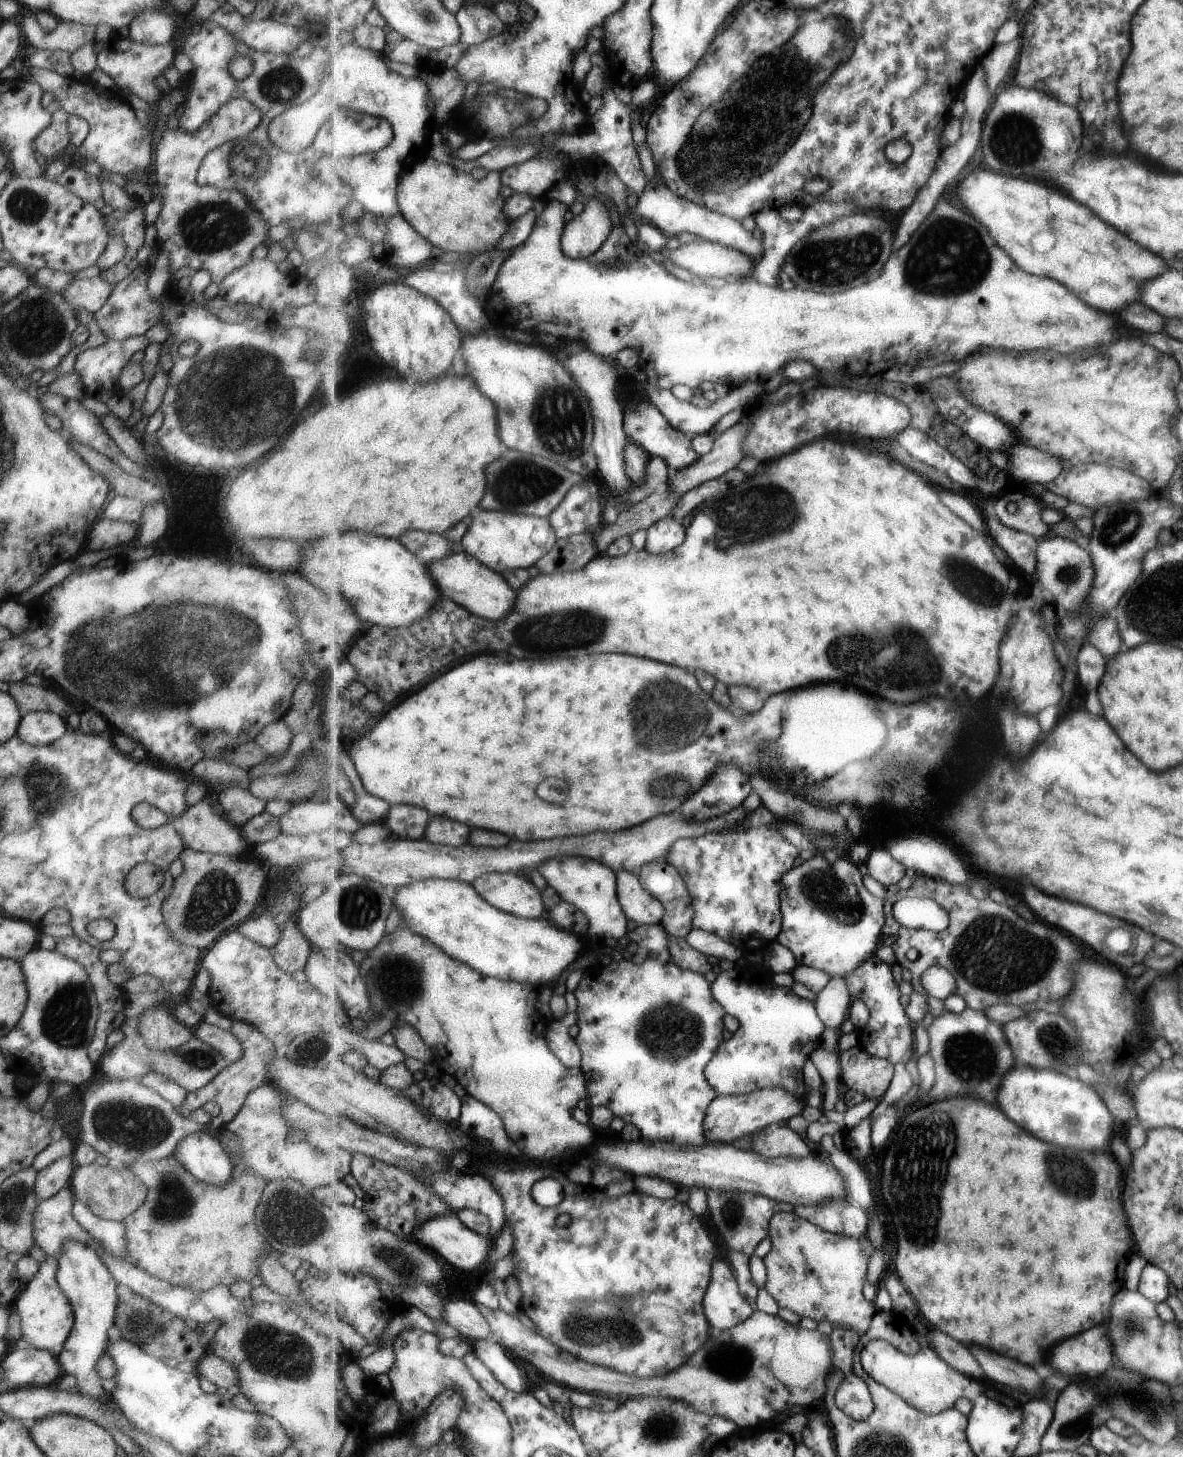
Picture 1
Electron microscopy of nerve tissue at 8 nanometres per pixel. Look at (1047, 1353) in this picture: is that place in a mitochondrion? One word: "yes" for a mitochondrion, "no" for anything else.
no

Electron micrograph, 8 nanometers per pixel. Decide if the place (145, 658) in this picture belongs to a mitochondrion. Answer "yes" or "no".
yes

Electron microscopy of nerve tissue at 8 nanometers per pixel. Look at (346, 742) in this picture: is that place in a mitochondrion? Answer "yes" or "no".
no

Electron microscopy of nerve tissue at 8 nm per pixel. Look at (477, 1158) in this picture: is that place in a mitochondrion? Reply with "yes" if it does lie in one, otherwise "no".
no

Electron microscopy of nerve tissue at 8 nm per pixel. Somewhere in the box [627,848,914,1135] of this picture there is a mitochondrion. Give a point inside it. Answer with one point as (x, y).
(659, 1027)

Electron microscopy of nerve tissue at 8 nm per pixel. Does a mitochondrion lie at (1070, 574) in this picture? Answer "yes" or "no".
yes

